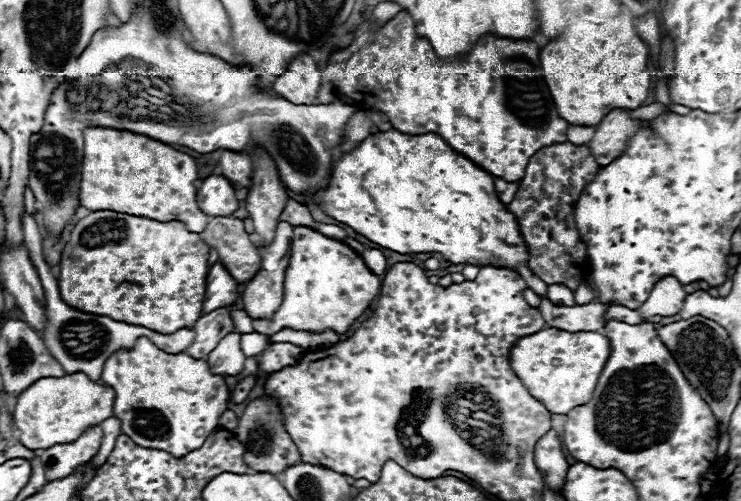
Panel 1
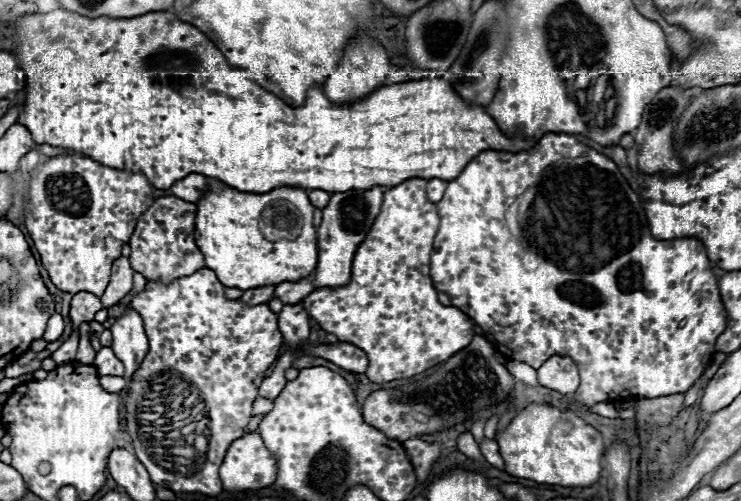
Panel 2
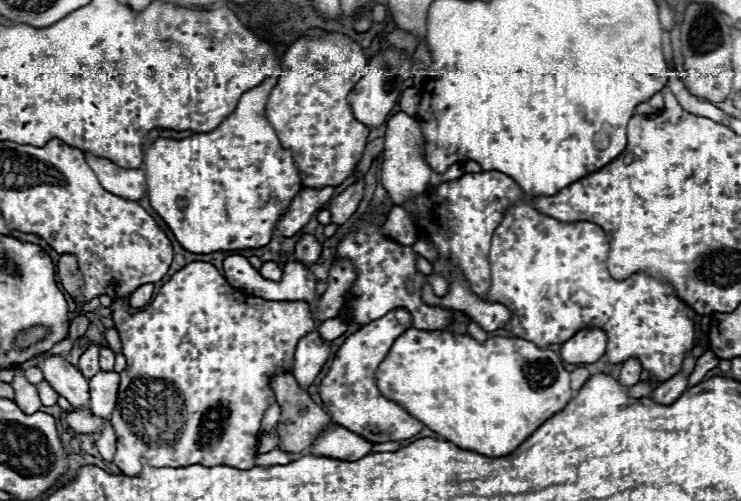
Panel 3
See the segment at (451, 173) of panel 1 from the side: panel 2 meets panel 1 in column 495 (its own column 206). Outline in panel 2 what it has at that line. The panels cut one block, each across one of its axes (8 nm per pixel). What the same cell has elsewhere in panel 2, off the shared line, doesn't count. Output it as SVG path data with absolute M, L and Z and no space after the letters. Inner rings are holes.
M208 178L208 190L196 202L196 244L206 258L206 268L212 268L224 286L236 286L242 290L276 286L288 280L300 280L314 272L316 268L316 228L312 226L314 206L308 194L300 186L282 186L270 190L268 194L248 194L240 192L220 180Z

